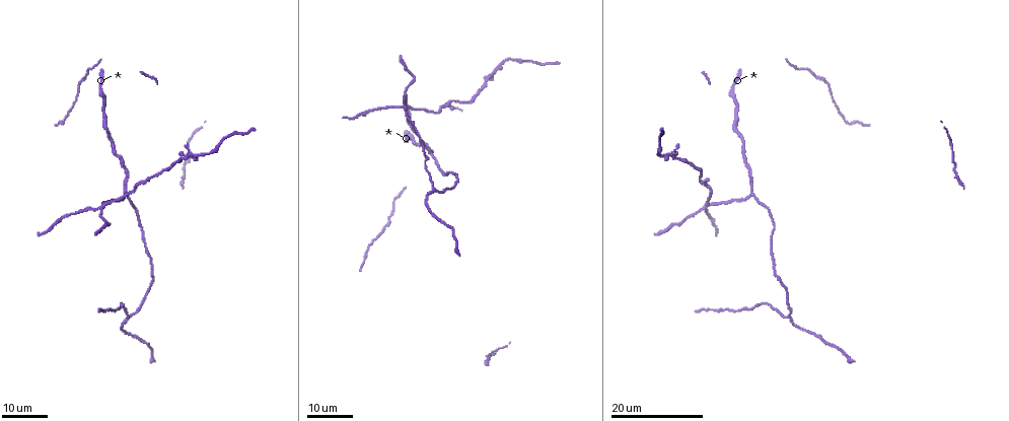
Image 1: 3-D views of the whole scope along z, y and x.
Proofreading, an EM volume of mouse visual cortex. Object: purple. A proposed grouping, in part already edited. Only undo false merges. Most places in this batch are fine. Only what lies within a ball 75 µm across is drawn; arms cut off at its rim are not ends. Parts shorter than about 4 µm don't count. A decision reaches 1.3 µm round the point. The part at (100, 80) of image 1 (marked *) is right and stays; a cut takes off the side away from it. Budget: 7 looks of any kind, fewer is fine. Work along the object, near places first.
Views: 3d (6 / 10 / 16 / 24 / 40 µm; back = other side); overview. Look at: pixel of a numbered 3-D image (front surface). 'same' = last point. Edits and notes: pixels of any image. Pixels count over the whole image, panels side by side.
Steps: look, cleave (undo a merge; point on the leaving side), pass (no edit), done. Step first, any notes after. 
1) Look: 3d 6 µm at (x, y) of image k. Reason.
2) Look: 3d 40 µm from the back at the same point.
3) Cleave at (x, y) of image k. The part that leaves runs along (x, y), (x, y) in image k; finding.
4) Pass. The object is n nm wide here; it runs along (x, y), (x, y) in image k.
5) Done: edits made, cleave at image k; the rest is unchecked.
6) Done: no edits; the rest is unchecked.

Look: 3d 16 µm at (702, 181) of image 1. Two arms in line, one across.

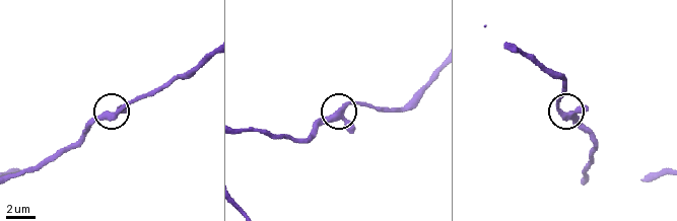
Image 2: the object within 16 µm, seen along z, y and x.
Look: 3d 6 µm at (341, 112) of image 2. Zoom in.

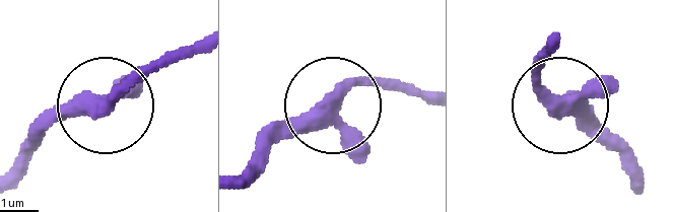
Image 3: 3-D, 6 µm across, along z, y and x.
Pass. It runs along (8, 170), (67, 119), (180, 57) in image 3; continuous, no second neuron.

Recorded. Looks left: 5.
Look: 3d 24 µm at (706, 206) of image 1.

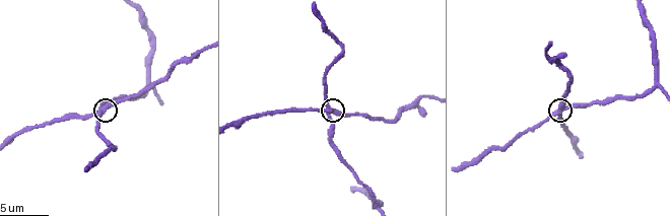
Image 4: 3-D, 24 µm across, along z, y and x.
Look: 3d 6 µm at (560, 108) of image 4.

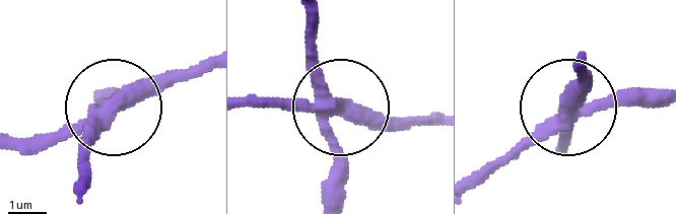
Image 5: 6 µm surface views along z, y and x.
Cleave at (147, 95) of image 5. The object is 380 nm wide here; two neurons meet here.

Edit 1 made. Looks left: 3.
Look: 3d 10 µm at (655, 86) of image 4. Three-way junction.

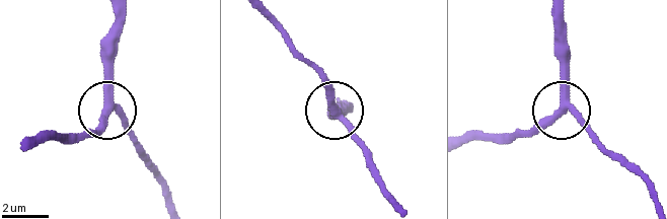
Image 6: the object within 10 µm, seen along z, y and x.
Pass. The object is 310 nm wide here; it runs along (562, 16), (562, 103), (511, 142) in image 6; one neuron here.

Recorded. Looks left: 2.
Look: 3d 16 µm at (432, 188) of image 1. Arms part here.

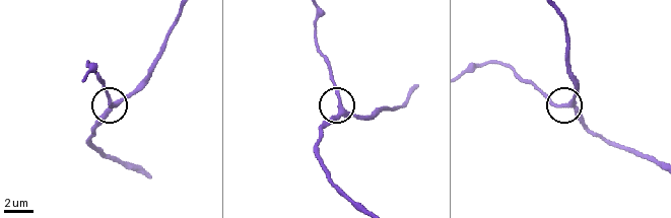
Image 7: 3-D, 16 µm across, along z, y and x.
Look: 3d 6 µm at (342, 111) of image 7.

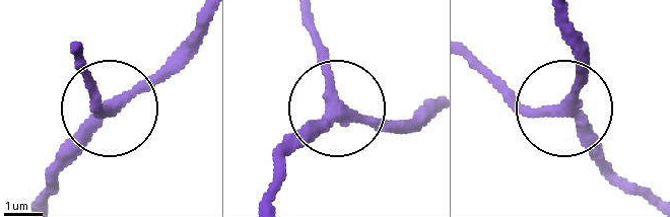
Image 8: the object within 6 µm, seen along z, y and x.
Pass. It runs along (559, 20), (579, 60), (570, 118), (614, 172) in image 8; one neuron here.

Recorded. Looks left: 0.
Done: edits made, cleave at image 5; the rest is unchecked.

